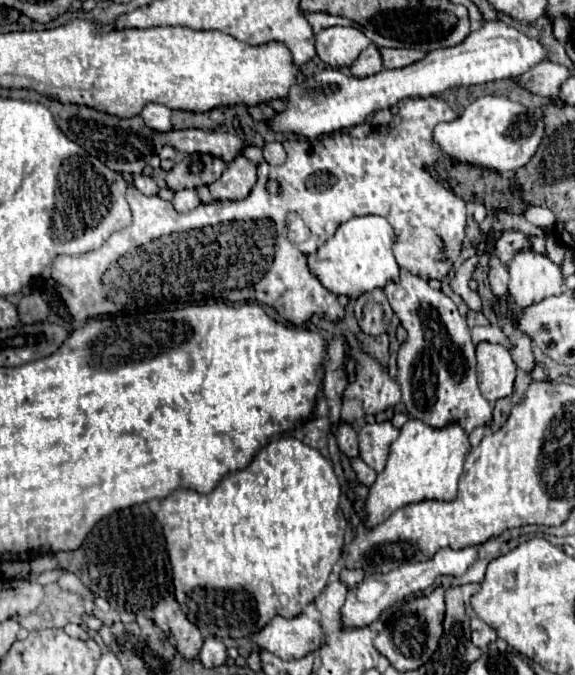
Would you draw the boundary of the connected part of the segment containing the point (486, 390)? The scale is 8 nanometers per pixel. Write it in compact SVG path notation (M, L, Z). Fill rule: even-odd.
M480 342L476 346L476 374L482 396L494 404L498 398L512 394L516 364L510 350L498 344Z

